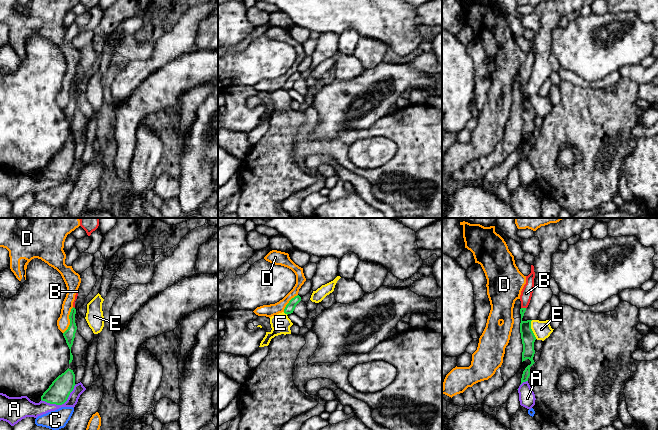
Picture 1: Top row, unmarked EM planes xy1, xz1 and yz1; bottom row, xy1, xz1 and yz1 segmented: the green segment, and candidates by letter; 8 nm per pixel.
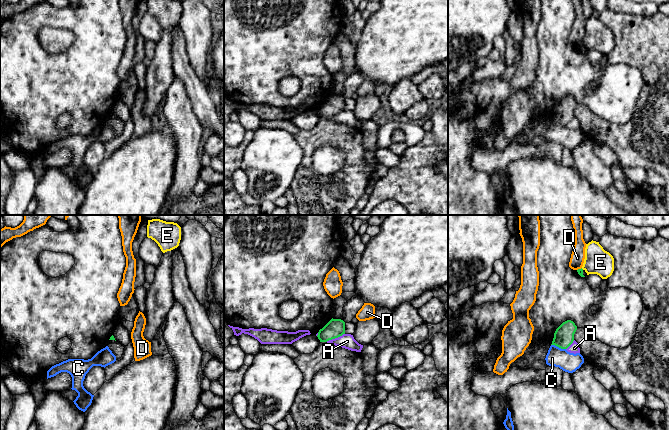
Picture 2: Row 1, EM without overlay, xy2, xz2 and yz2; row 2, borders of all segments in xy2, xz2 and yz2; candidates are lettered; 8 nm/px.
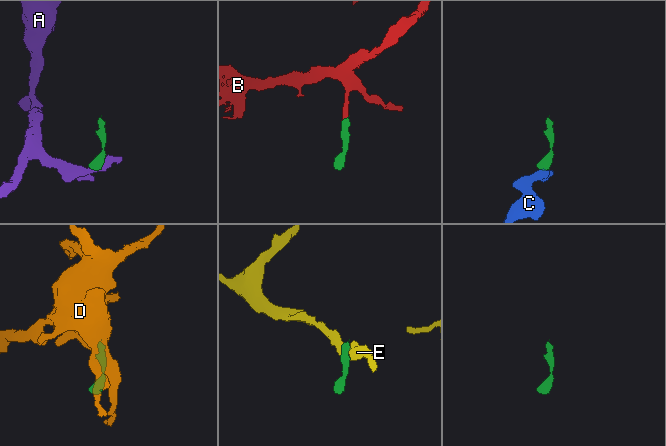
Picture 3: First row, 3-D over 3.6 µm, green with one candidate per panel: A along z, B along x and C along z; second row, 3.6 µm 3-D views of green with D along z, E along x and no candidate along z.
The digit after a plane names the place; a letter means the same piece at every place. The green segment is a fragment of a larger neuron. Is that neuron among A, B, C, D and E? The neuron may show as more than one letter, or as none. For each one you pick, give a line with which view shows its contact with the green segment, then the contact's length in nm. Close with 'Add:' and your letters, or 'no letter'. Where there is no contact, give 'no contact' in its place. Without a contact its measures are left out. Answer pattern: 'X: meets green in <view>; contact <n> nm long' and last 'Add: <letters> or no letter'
B: meets green in yz1; contact 40 nm long
C: meets green in yz2; contact 130 nm long
Add: B, C

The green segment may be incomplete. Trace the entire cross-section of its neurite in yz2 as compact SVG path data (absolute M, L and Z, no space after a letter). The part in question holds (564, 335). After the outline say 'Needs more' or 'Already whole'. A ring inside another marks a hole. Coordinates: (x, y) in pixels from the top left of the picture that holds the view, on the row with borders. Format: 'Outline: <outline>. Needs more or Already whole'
Outline: M571 320L563 322L555 331L552 344L546 355L546 364L573 373L584 363L580 353L570 353L566 349L573 343L577 326Z. Needs more

